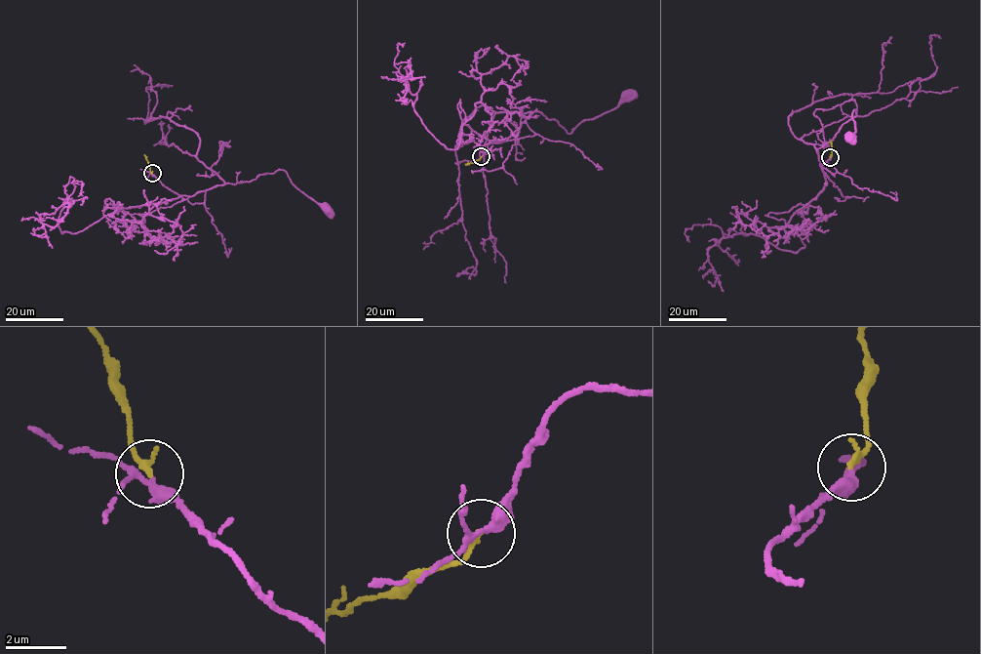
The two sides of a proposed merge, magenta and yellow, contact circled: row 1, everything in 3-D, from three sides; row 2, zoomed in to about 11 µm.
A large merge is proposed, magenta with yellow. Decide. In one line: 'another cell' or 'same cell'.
same cell

